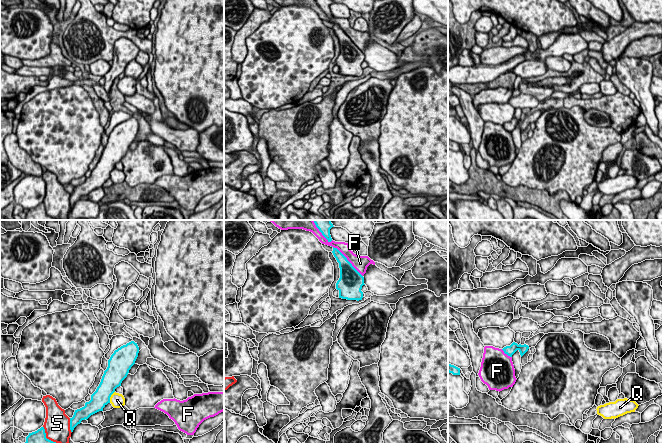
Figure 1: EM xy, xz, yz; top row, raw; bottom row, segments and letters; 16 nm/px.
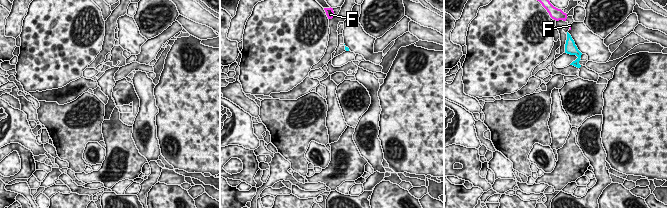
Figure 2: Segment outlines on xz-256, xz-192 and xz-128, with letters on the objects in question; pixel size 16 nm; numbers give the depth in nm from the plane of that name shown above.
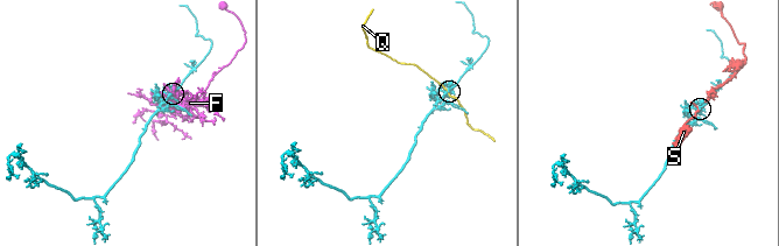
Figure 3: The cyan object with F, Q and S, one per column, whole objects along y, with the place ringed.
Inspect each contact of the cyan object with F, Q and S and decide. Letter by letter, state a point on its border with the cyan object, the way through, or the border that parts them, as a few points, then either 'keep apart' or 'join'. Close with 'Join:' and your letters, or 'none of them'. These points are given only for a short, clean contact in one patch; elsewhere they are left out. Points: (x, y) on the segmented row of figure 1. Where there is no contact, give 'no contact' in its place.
F: xz (347, 260) | keep apart
Q: xy (110, 396) | keep apart
S: xy (70, 425) | keep apart
Join: none of them

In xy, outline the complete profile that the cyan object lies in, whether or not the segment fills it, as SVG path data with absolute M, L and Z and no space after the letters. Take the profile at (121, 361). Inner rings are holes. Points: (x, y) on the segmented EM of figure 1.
M134 341L114 351L108 360L108 367L104 371L99 386L91 395L91 400L86 402L84 407L75 410L73 417L70 418L71 432L82 420L87 420L91 415L103 411L103 408L110 403L111 395L127 377L129 370L135 364L138 353L139 347Z

